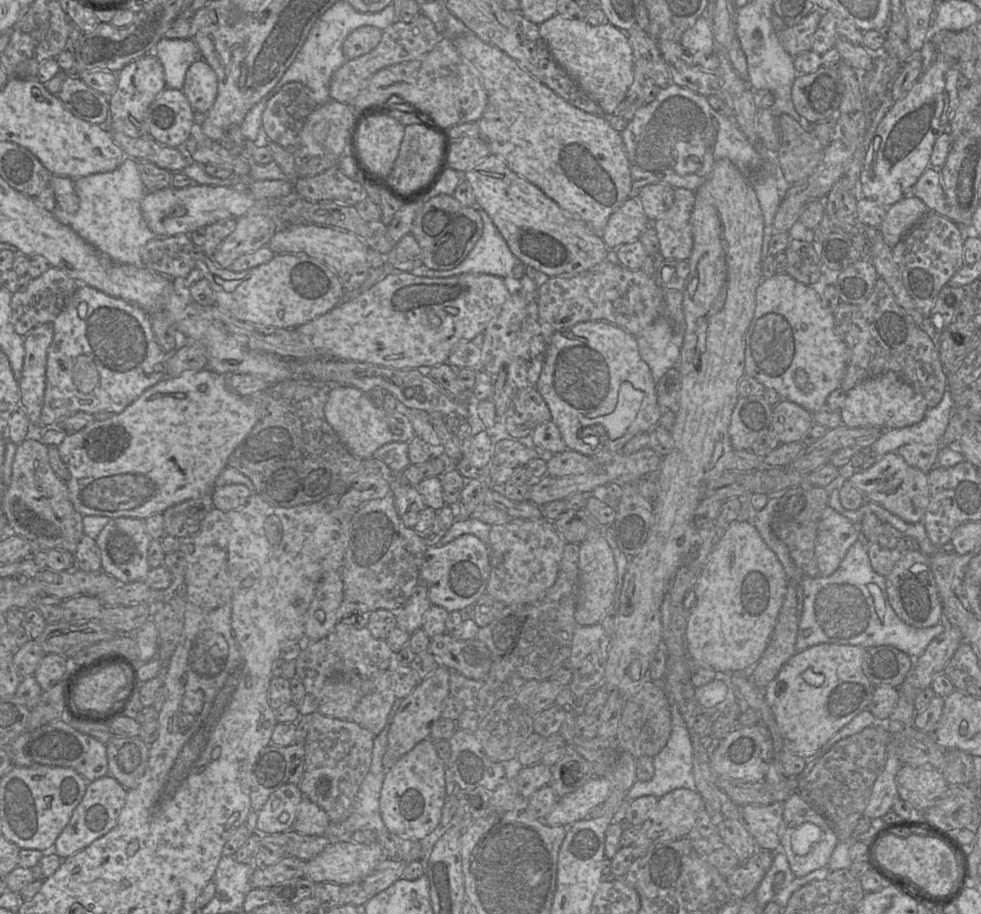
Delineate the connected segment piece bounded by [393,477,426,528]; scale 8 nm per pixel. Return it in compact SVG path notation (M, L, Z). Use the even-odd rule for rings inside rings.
M398 477L393 483L393 496L397 513L404 525L413 528L418 522L420 513L426 507L423 497L416 487L401 485Z

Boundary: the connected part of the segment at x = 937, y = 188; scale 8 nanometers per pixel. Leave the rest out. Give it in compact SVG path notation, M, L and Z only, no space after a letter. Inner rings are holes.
M928 167L912 187L910 195L922 200L929 211L951 220L951 208L941 187L939 169Z

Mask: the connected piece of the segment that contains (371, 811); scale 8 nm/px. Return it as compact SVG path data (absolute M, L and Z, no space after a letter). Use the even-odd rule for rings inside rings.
M396 699L392 709L388 715L388 719L384 729L380 732L379 735L374 738L372 762L370 769L364 778L354 800L353 810L350 816L340 823L331 823L329 824L325 835L332 839L345 839L349 838L352 833L355 831L372 831L372 832L389 832L385 826L380 812L380 795L386 775L385 769L382 765L382 759L385 752L388 749L388 732L390 726L393 722L394 716L400 707L401 699Z

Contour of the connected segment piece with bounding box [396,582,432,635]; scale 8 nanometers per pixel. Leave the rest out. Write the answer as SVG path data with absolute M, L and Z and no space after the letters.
M419 582L411 597L396 613L397 626L413 634L422 628L424 614L431 605L427 586Z

